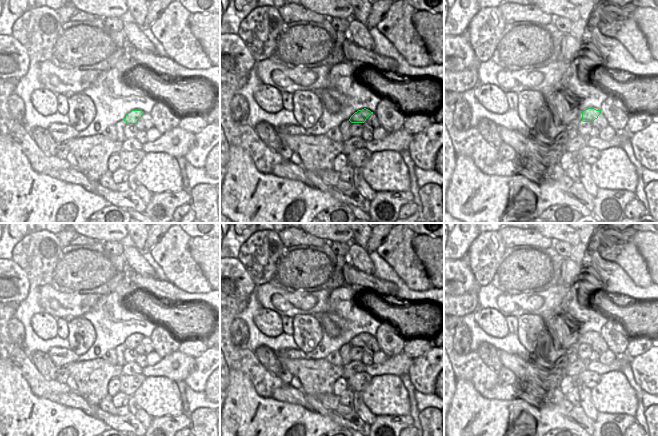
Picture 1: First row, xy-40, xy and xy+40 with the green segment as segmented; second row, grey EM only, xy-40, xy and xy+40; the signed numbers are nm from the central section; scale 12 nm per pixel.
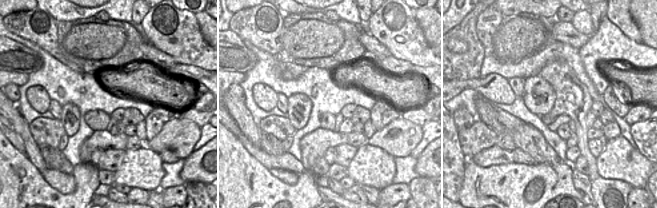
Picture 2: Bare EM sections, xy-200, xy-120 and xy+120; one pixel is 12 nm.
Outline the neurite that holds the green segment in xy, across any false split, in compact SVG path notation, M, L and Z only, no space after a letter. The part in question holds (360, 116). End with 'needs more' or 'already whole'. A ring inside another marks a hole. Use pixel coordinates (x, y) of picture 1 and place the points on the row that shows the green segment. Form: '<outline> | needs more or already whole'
M364 108L355 112L349 119L351 123L364 123L366 119L373 114L370 110Z | already whole

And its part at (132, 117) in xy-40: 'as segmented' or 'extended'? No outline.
as segmented

